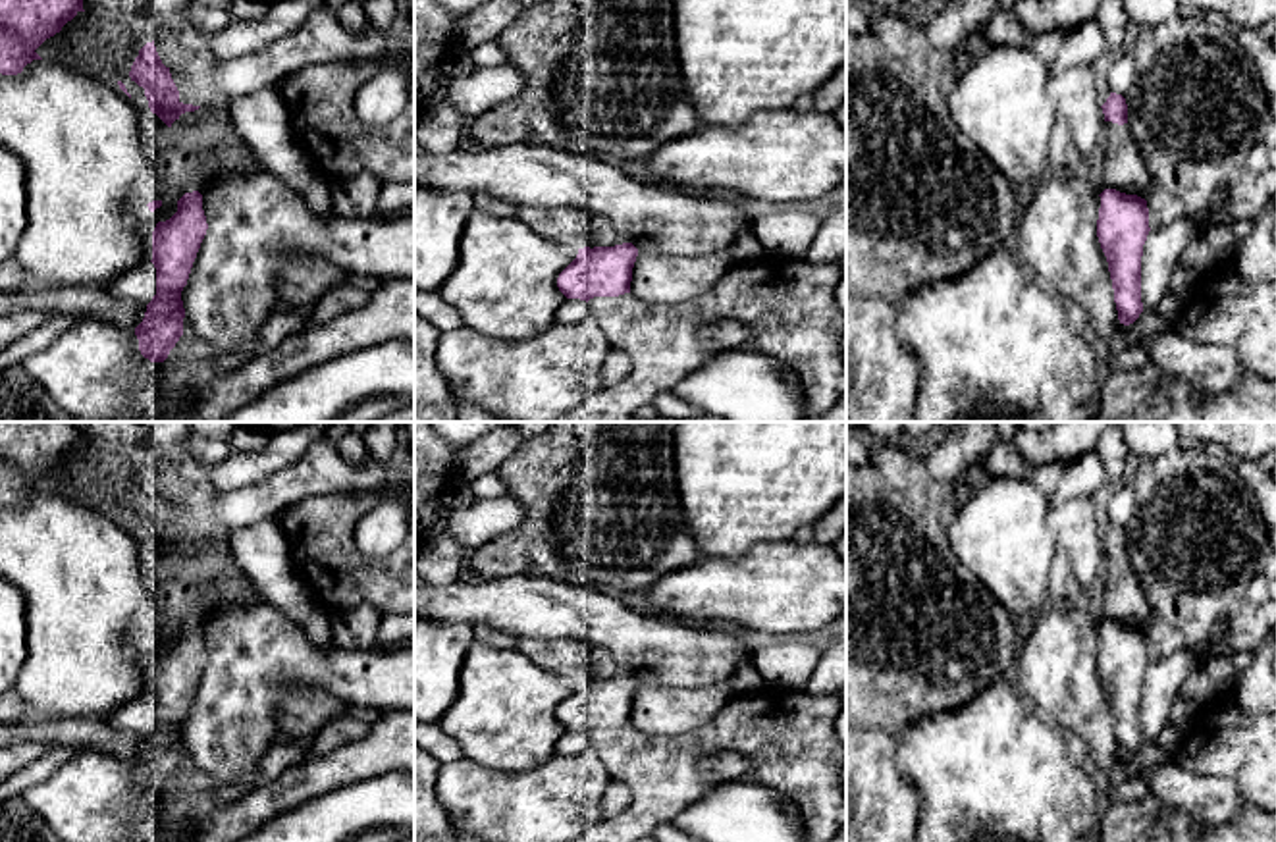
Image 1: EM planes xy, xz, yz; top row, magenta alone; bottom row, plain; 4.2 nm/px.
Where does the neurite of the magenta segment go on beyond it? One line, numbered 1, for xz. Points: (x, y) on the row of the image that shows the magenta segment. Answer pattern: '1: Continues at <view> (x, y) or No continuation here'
1: Continues at xz (656, 278)

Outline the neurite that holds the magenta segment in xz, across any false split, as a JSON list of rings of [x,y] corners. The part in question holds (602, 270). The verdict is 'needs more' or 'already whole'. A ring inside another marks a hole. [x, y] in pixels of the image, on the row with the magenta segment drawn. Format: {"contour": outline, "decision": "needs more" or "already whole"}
{"contour": [[[632,243],[584,247],[559,274],[567,299],[619,297],[632,293],[651,304],[692,303],[734,266],[727,250],[692,258],[648,254]]], "decision": "needs more"}

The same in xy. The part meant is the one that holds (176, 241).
{"contour": [[[229,121],[220,131],[222,141],[204,164],[204,187],[185,193],[177,200],[177,212],[170,220],[158,222],[152,231],[150,262],[156,268],[156,295],[146,304],[143,322],[135,328],[139,351],[150,362],[164,362],[183,335],[181,291],[208,229],[202,210],[204,189],[229,173],[264,170],[254,150]]], "decision": "needs more"}

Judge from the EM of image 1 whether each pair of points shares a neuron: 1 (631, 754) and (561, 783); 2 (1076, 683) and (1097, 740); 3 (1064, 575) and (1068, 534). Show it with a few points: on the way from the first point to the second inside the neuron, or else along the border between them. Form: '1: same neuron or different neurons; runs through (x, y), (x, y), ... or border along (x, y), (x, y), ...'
1: different neurons; border along (588, 746), (613, 779)
2: same neuron; runs through (1076, 696), (1076, 702), (1095, 727)
3: different neurons; border along (1059, 548), (1084, 590)

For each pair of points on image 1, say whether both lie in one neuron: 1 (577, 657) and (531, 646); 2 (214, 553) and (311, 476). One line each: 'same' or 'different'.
1: same
2: same

